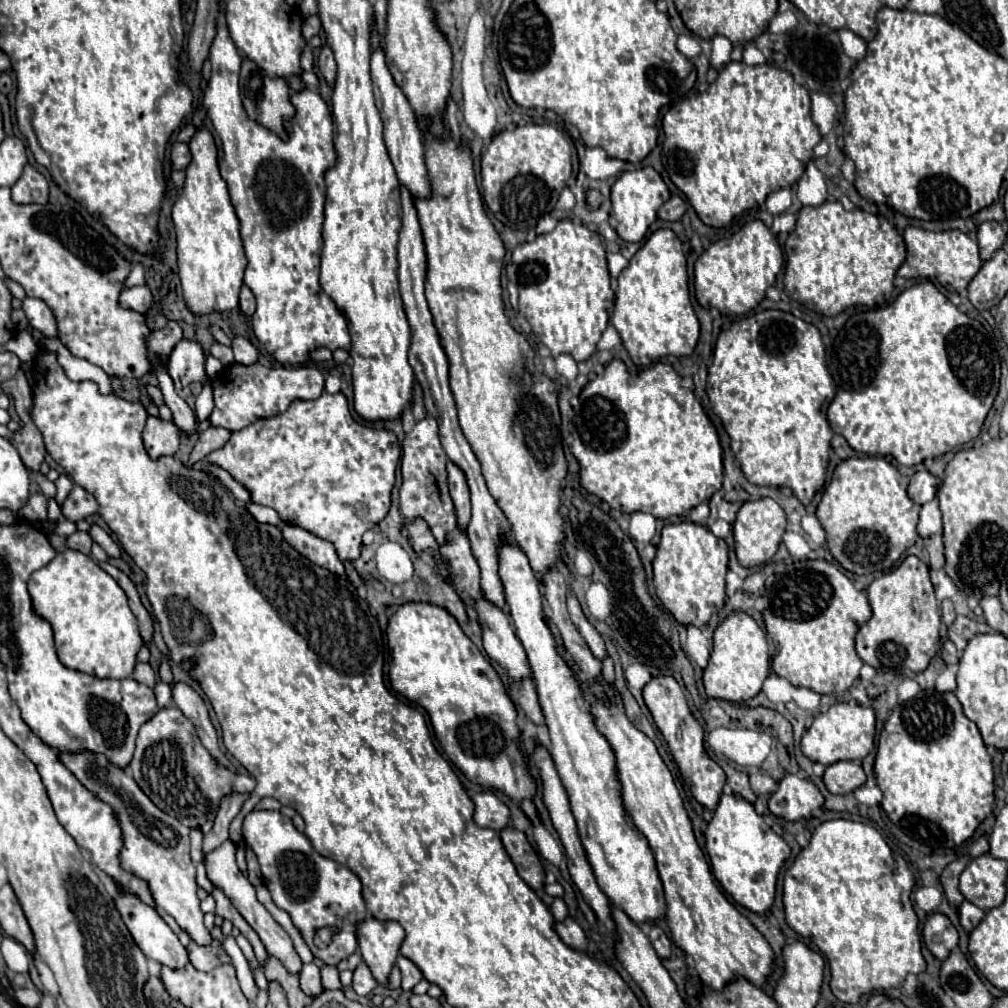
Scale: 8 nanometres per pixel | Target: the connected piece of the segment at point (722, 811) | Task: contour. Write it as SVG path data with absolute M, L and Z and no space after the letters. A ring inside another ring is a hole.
M734 794L720 796L704 838L712 872L720 886L748 910L758 914L768 912L776 894L778 870L790 856L790 846L784 842L784 838L778 836L762 820L760 814L756 814L754 806L748 800Z

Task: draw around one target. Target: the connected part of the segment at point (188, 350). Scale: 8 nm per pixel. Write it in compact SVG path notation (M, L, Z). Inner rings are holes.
M182 340L174 346L170 358L168 358L168 374L174 380L176 390L182 390L184 386L192 382L206 382L206 370L204 370L204 350L200 344Z

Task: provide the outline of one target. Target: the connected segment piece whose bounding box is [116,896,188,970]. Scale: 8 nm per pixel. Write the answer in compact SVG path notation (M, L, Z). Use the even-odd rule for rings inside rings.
M118 896L116 898L116 908L122 914L122 920L128 926L134 942L138 944L138 948L144 952L146 958L158 962L160 966L168 966L172 970L180 970L188 964L186 948L180 944L176 934L168 928L168 924L162 920L162 916L154 908L142 904L140 900L134 900L134 896Z

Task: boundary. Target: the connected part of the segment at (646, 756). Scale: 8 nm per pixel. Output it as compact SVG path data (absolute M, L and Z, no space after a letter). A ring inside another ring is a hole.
M592 698L590 714L600 734L608 740L616 756L616 776L622 788L622 808L630 814L634 826L646 836L654 854L658 876L666 894L666 922L672 932L672 942L694 958L698 978L718 990L734 976L746 976L750 982L762 986L772 970L772 948L766 938L742 916L734 904L720 892L704 852L700 850L690 818L682 806L680 792L666 764L662 762L654 742L632 726L624 708L616 702L606 704L602 698Z

